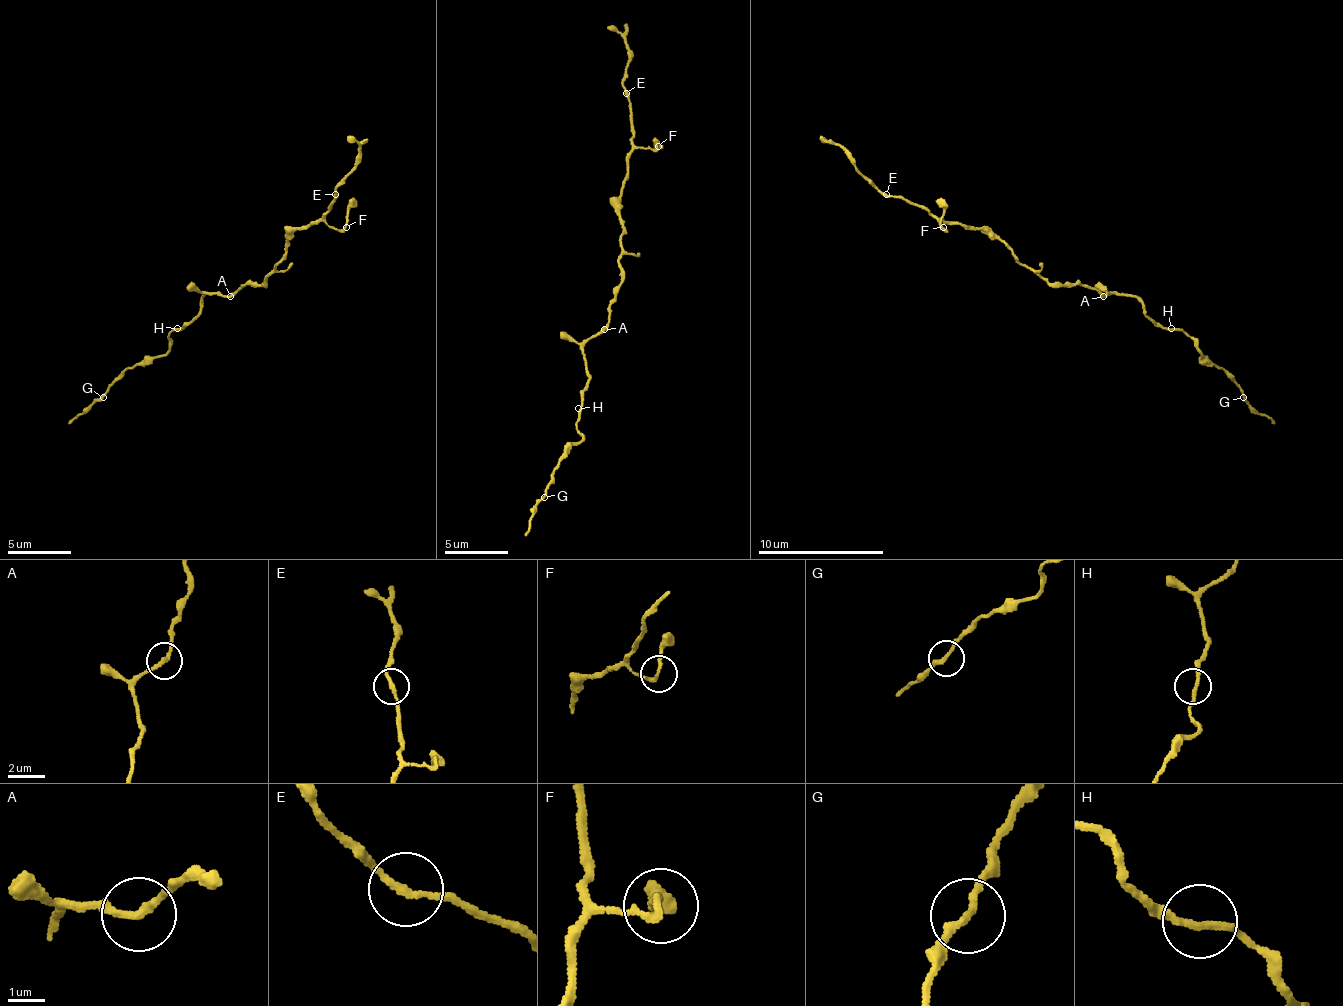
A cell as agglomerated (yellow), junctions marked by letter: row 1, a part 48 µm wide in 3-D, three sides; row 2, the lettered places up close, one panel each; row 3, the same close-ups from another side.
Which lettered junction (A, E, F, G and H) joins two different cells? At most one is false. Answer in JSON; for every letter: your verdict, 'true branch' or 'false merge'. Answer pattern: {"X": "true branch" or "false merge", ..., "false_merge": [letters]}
{"A": "true branch", "E": "false merge", "F": "true branch", "G": "true branch", "H": "true branch", "false_merge": ["E"]}

